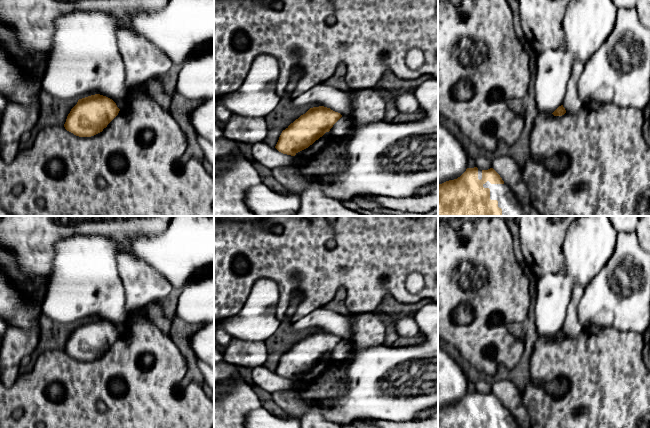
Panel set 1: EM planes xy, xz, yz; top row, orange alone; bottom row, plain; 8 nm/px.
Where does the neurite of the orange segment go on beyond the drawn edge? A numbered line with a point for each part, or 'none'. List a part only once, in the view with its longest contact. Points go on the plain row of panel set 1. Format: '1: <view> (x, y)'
1: yz (502, 417)

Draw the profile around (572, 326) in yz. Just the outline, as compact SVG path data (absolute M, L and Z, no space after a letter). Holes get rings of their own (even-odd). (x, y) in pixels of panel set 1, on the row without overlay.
M577 285L572 291L569 307L567 309L566 320L562 328L566 335L577 335L583 329L583 326L578 321L577 316L578 305L583 293L583 289L583 287Z

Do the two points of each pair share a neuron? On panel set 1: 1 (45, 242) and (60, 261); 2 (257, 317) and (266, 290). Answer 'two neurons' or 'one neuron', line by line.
1: two neurons
2: one neuron

